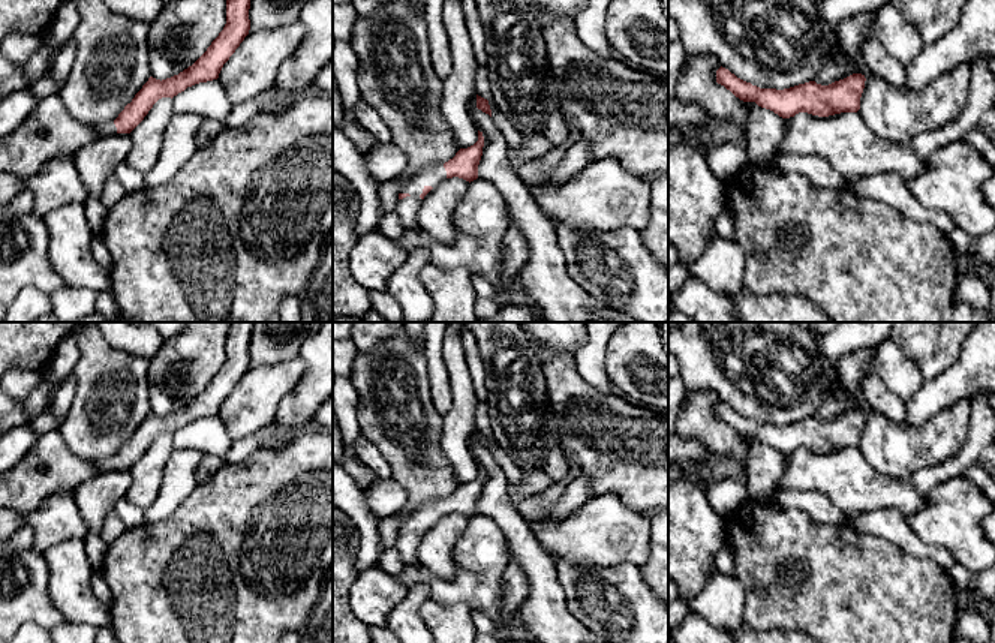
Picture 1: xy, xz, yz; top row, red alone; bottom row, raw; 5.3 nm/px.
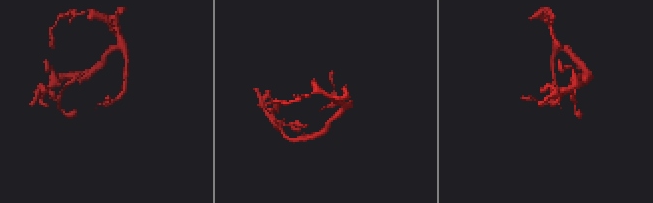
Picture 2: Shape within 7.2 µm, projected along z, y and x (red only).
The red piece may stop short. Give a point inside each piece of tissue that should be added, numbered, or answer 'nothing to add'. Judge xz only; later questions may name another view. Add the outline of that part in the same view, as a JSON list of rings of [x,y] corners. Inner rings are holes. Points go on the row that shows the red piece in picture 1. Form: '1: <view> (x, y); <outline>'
1: xz (408, 207); [[[444,163],[424,168],[417,172],[408,183],[405,183],[400,189],[400,193],[406,193],[408,196],[399,199],[394,211],[399,214],[402,226],[405,229],[418,228],[418,210],[423,204],[420,195],[426,186],[436,187],[444,180],[447,180],[447,171]]]

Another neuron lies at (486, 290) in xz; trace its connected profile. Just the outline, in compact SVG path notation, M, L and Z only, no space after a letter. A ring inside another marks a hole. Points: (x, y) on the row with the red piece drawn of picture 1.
M472 274L472 283L474 283L478 298L489 300L489 301L496 300L498 291L496 291L496 286L490 280L481 276Z

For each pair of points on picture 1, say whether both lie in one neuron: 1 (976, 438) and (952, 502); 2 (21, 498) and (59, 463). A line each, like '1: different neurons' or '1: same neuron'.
1: different neurons
2: same neuron

